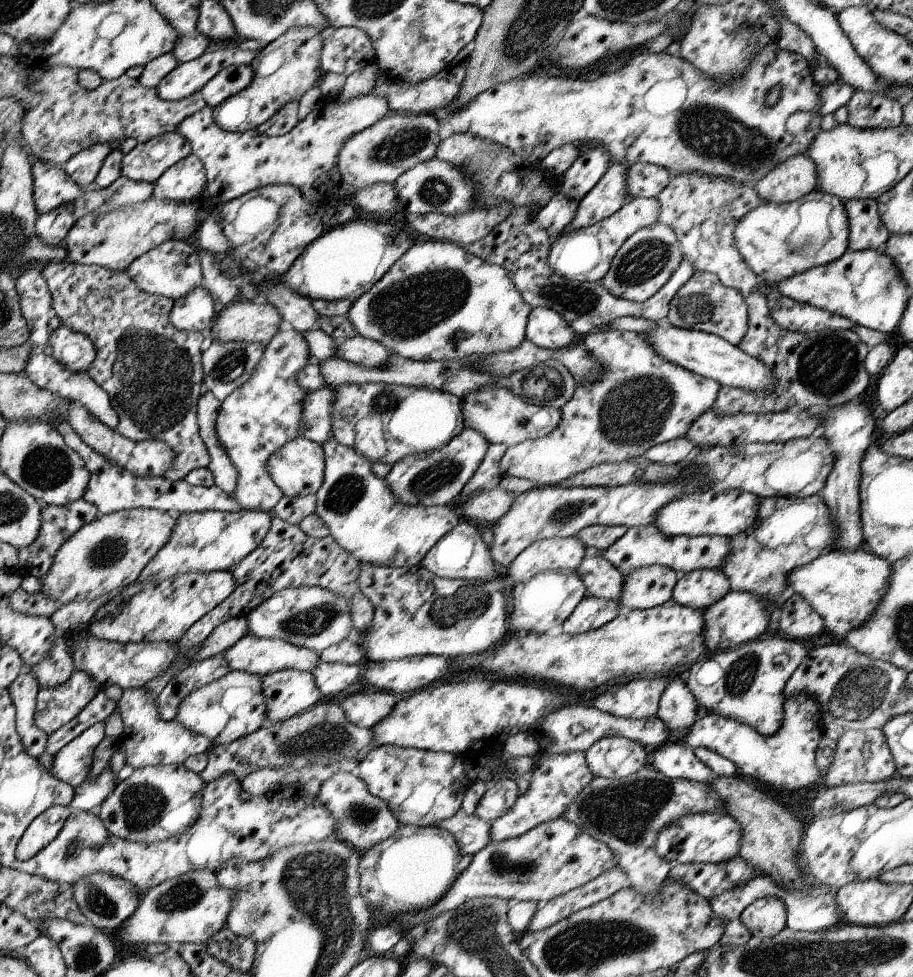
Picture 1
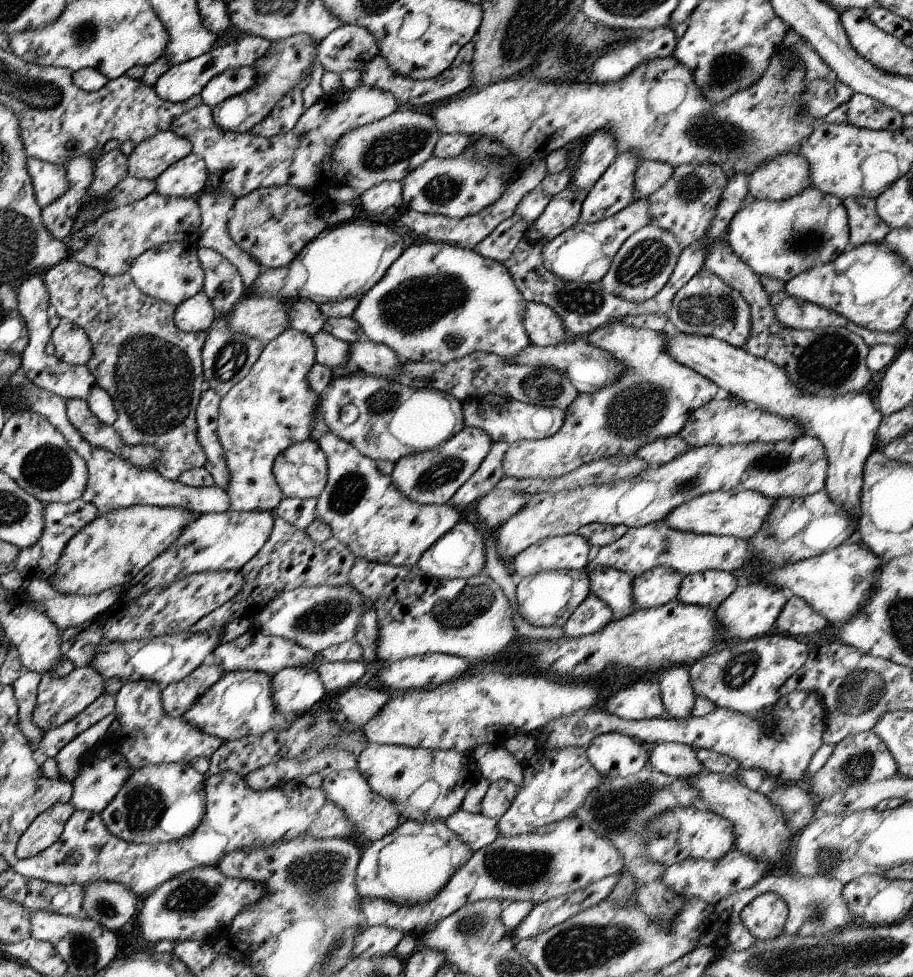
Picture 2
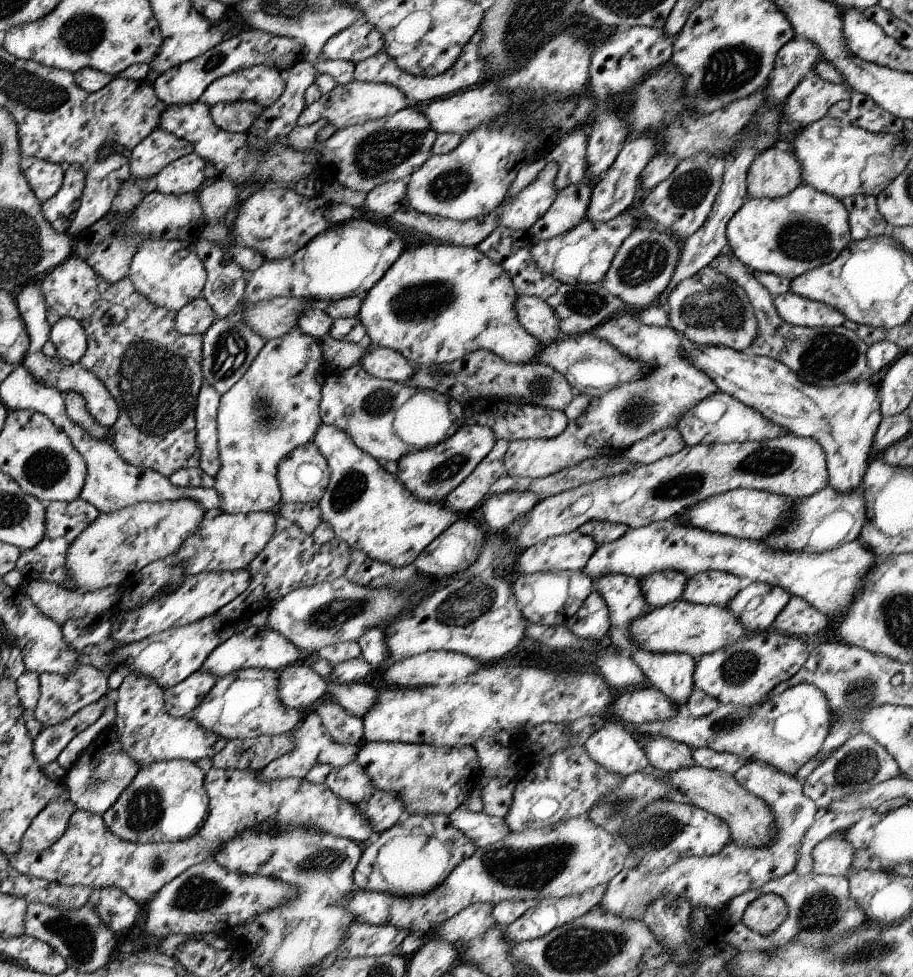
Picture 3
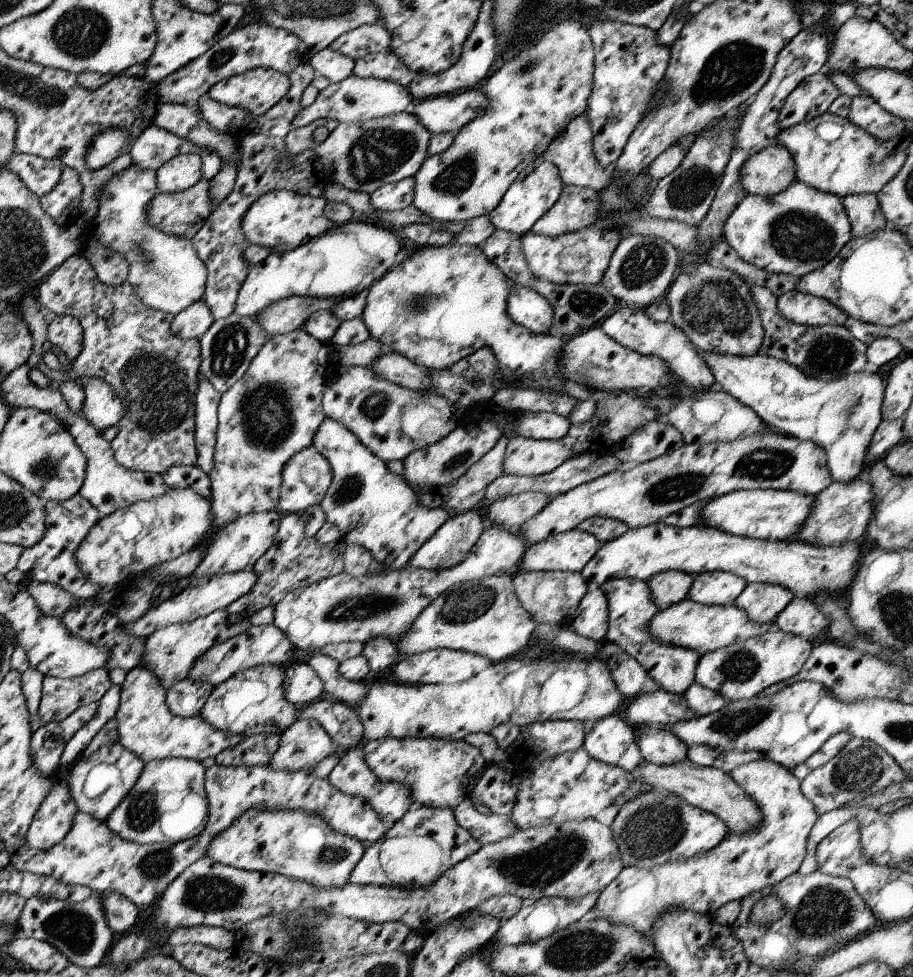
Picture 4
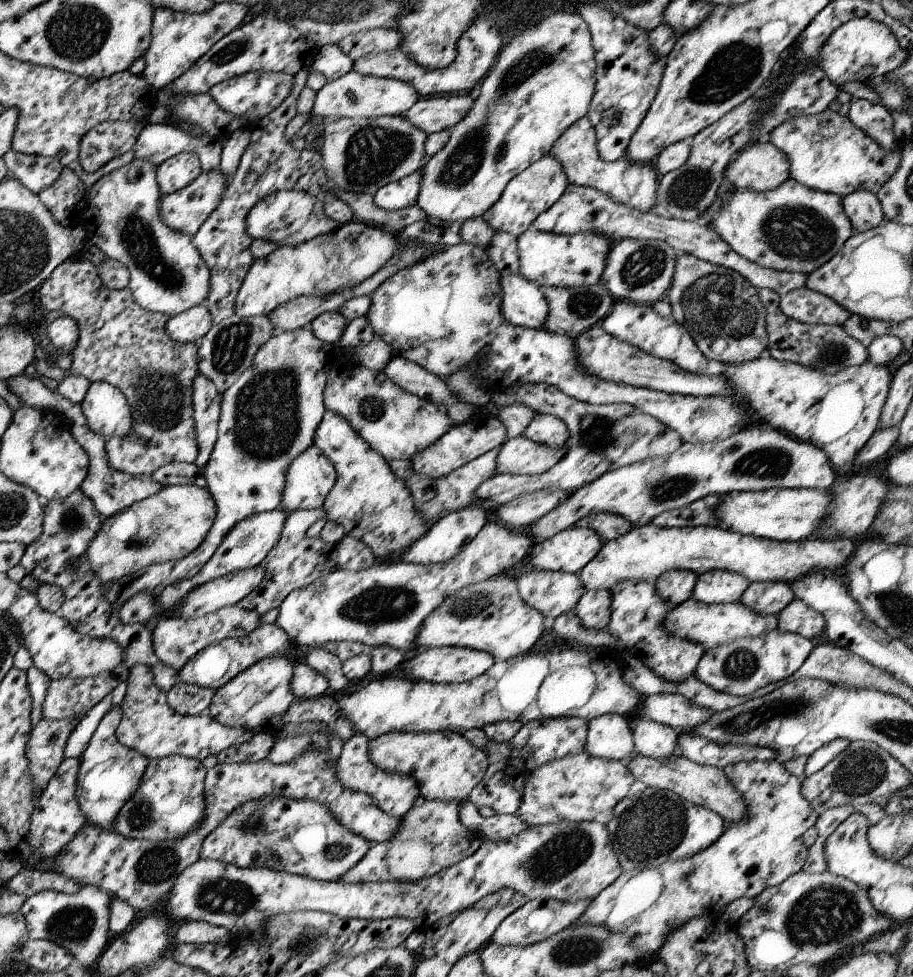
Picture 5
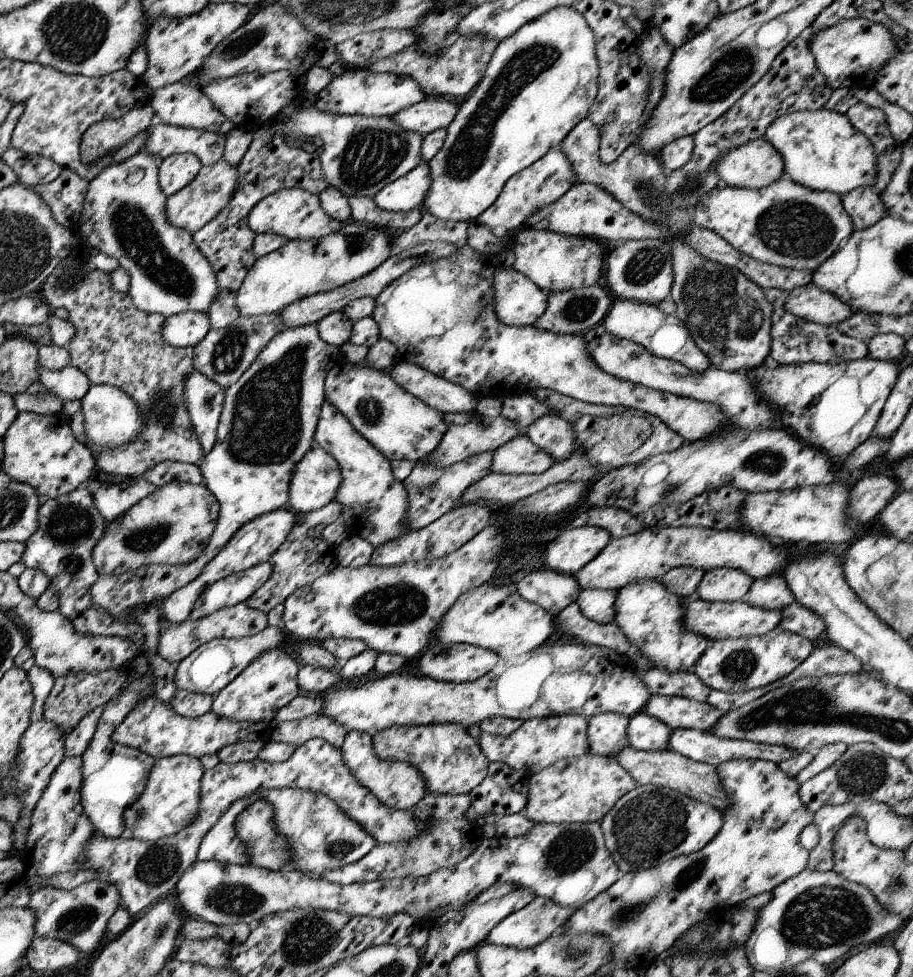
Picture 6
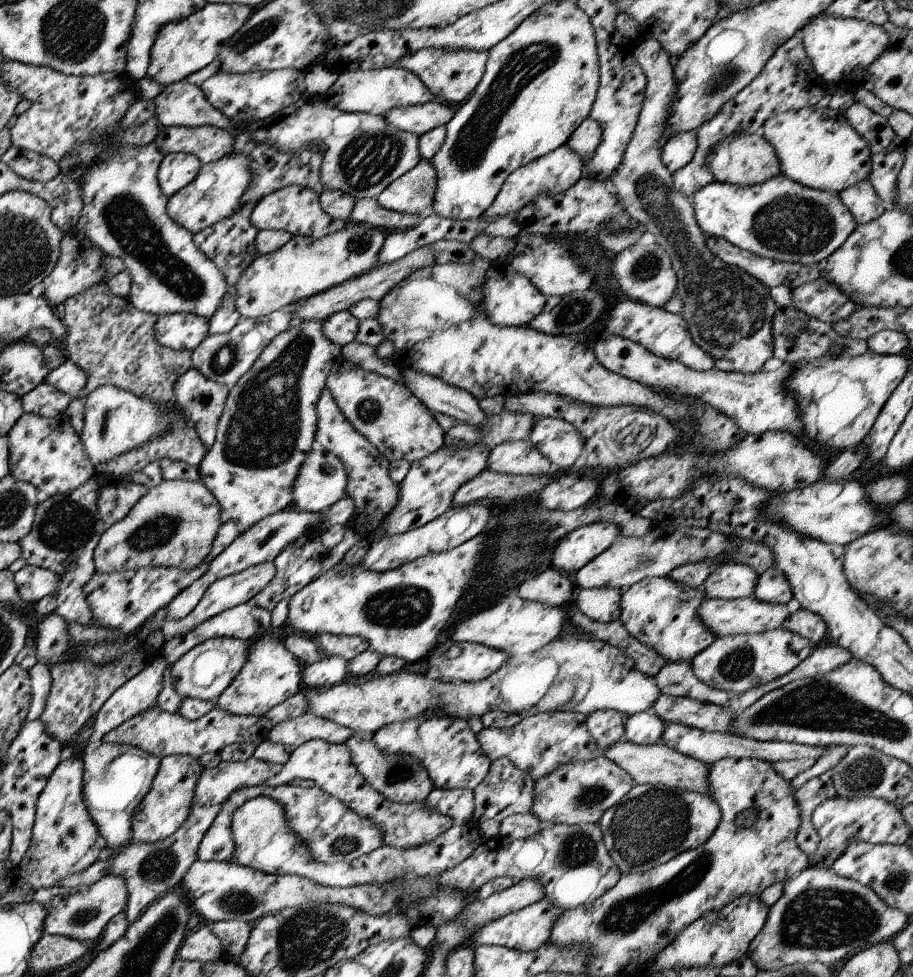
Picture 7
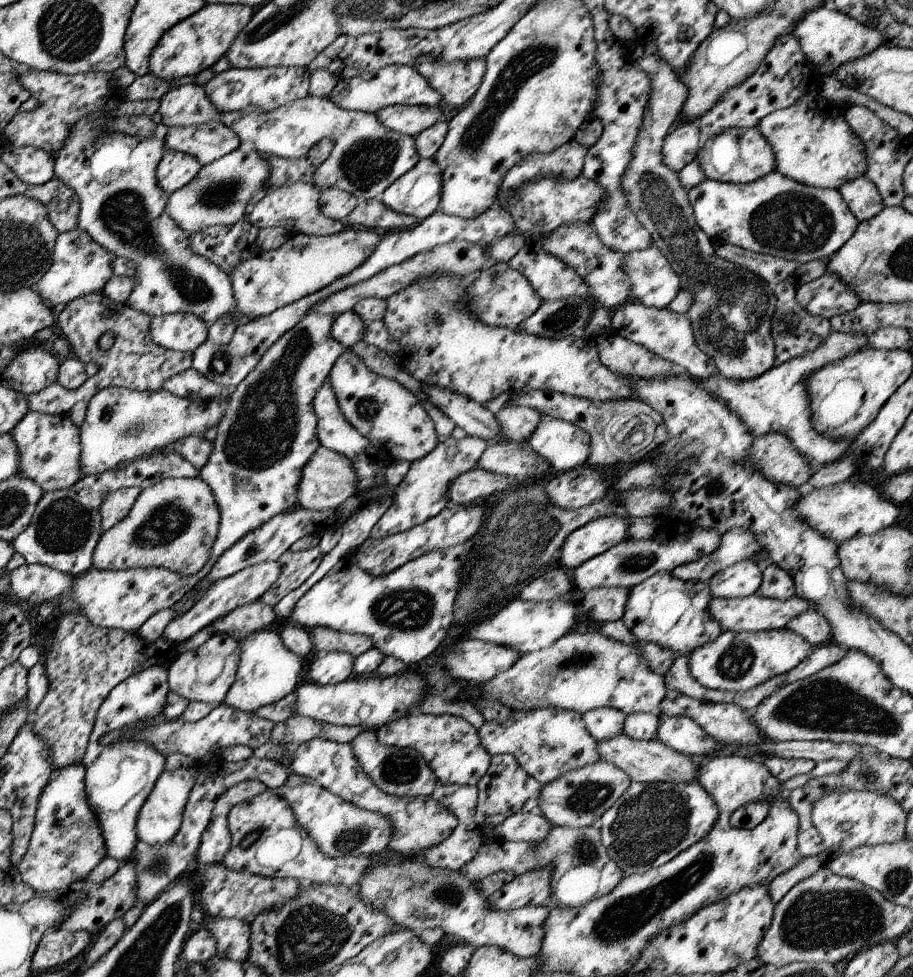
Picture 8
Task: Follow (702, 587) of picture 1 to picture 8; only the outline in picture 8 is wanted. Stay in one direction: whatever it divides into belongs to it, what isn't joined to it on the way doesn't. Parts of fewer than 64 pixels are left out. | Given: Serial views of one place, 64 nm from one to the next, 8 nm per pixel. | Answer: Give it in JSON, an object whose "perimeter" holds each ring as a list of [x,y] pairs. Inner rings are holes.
{"perimeter":[[[748,559],[718,571],[707,582],[712,597],[737,599],[757,593],[762,582],[763,567]]]}

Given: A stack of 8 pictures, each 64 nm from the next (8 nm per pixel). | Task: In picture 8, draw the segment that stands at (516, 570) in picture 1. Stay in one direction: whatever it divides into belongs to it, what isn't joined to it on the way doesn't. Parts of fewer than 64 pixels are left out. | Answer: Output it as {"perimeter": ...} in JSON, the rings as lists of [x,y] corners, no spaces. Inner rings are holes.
{"perimeter":[[[602,517],[590,521],[566,537],[555,563],[575,570],[628,538],[628,531],[629,521],[622,517]]]}

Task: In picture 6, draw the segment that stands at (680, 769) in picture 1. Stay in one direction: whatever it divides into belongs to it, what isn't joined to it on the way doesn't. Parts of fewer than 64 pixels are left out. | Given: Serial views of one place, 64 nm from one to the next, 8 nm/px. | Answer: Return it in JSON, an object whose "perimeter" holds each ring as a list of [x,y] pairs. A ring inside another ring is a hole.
{"perimeter":[[[641,711],[629,718],[626,734],[629,745],[635,750],[652,750],[654,752],[654,750],[668,748],[672,730],[654,716]]]}

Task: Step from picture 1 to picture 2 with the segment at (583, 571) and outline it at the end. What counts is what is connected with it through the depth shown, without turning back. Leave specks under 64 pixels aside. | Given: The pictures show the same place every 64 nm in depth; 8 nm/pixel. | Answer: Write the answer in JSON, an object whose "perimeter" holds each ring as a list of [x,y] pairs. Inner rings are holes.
{"perimeter":[[[594,568],[587,574],[590,578],[590,593],[610,606],[614,612],[614,620],[622,620],[624,616],[634,614],[634,610],[638,609],[632,598],[634,578],[630,573],[614,568]]]}

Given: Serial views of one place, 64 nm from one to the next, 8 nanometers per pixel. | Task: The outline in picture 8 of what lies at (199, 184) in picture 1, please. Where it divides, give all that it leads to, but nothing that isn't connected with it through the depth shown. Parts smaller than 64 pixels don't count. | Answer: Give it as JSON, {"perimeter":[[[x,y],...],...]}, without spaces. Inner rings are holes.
{"perimeter":[[[166,149],[160,164],[157,166],[157,179],[160,187],[171,195],[200,174],[201,163],[197,157]]]}

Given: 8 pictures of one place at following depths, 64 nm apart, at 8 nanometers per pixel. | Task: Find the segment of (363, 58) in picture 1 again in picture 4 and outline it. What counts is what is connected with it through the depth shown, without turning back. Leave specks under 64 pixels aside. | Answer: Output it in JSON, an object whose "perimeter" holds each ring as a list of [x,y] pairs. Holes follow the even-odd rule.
{"perimeter":[[[382,23],[363,25],[354,31],[346,31],[330,44],[330,50],[336,50],[355,62],[365,55],[387,51],[392,44],[392,34]]]}

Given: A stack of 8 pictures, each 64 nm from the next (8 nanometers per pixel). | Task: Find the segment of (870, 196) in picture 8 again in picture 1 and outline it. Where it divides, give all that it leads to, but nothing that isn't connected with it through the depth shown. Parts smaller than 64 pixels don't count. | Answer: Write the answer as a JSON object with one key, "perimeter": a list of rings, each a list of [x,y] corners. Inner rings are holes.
{"perimeter":[[[853,199],[843,203],[849,223],[849,251],[884,248],[891,233],[880,219],[877,202]]]}

